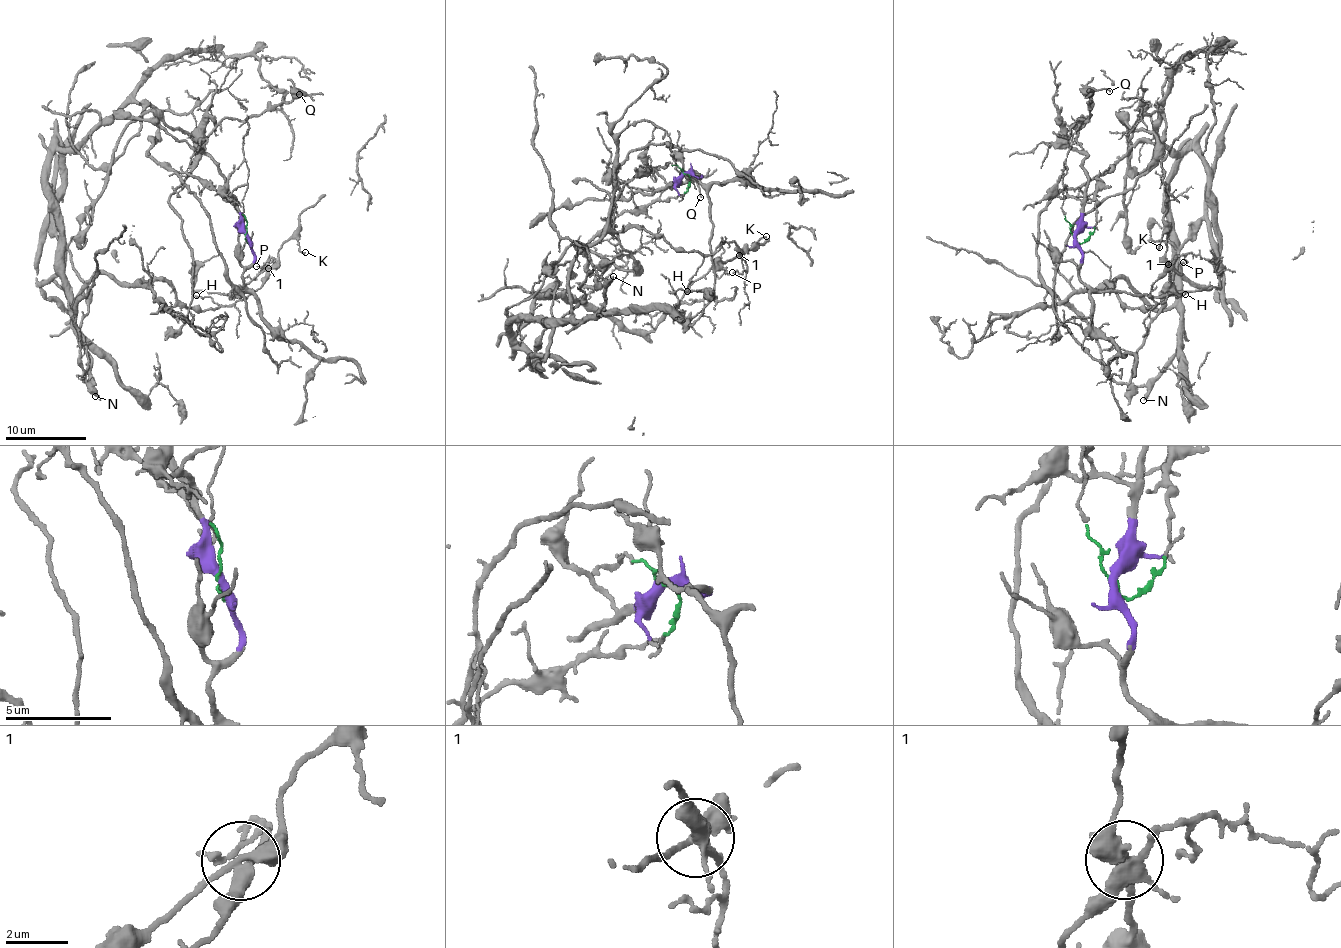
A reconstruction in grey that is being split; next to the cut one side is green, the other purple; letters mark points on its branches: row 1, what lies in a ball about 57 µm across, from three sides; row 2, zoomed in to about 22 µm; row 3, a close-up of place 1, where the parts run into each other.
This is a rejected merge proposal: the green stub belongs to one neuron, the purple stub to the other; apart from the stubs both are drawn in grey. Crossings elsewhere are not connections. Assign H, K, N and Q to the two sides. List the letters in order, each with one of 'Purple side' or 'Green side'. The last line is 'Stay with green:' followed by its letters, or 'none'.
H: Green side
K: Purple side
N: Green side
Q: Purple side
Stay with green: H, N

